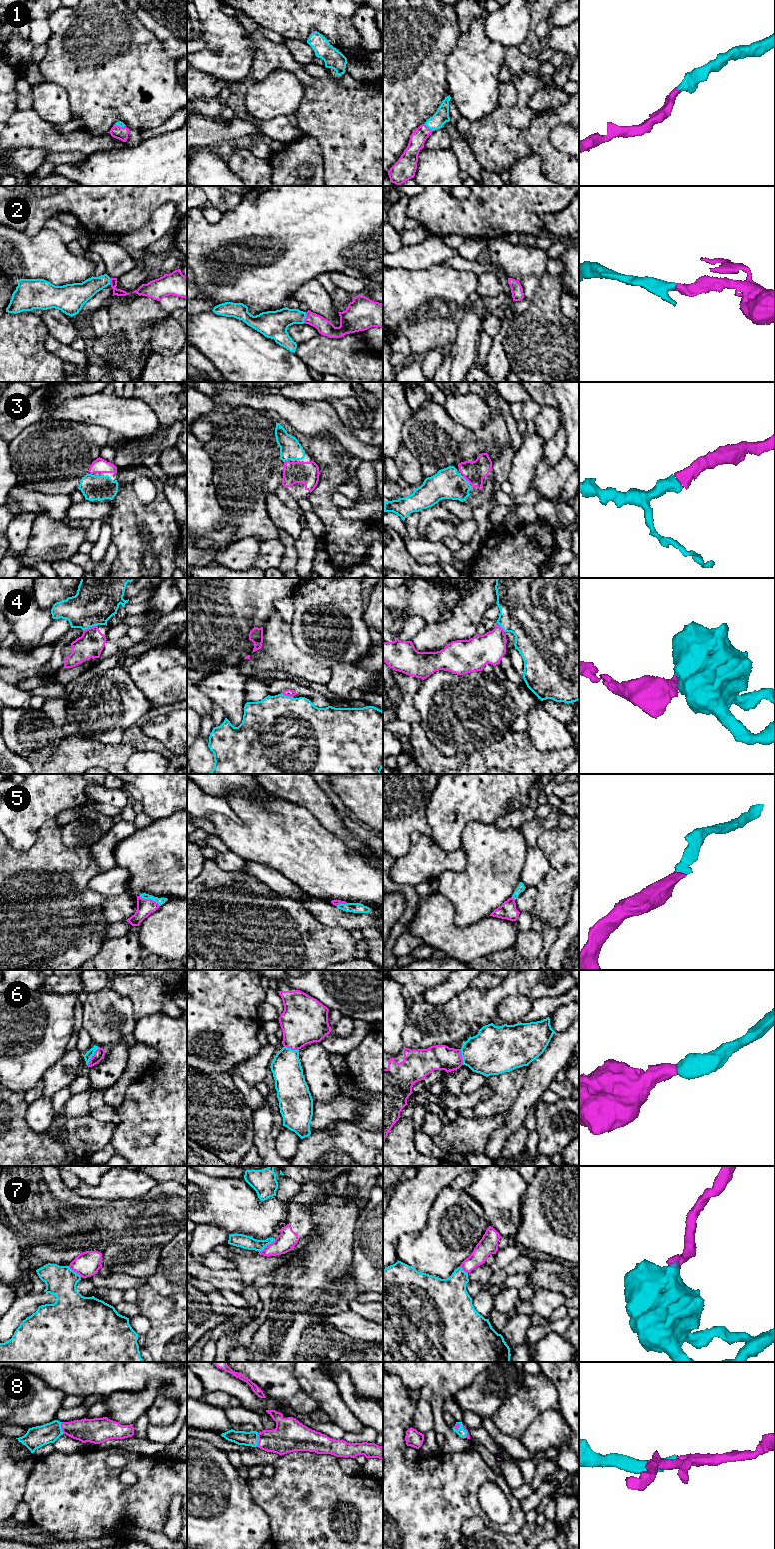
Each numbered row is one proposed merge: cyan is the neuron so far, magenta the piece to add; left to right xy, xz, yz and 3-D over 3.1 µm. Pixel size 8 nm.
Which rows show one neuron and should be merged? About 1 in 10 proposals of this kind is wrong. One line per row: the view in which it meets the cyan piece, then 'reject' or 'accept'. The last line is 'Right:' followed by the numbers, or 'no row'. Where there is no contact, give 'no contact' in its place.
1: yz | accept
2: xz | accept
3: yz | accept
4: xy | accept
5: xy | accept
6: xy | accept
7: xz | reject
8: xz | accept
Right: 1, 2, 3, 4, 5, 6, 8

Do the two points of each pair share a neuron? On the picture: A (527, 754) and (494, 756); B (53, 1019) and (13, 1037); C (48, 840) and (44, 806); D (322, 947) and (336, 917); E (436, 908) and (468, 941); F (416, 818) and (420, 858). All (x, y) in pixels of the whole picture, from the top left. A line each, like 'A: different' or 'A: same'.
A: same
B: same
C: different
D: different
E: same
F: different

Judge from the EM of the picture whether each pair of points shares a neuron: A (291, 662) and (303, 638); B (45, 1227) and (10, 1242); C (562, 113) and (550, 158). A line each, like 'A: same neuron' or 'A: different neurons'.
A: different neurons
B: different neurons
C: same neuron

